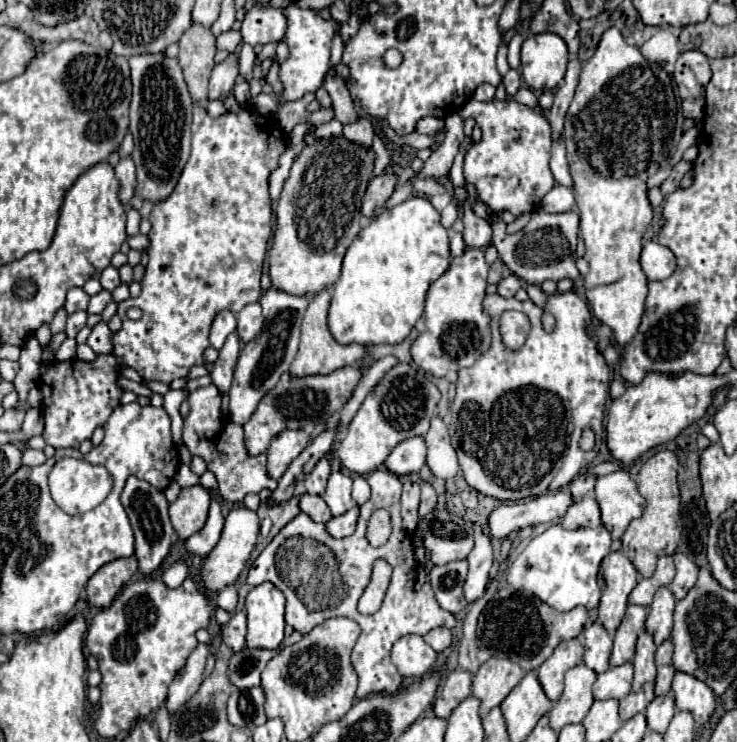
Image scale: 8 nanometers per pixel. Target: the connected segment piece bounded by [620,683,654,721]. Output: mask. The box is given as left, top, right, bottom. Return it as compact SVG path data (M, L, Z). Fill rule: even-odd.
M654 683L642 685L642 689L636 691L636 693L634 691L628 693L624 699L620 699L620 717L622 717L622 721L634 717L636 713L642 713L652 699L654 699Z

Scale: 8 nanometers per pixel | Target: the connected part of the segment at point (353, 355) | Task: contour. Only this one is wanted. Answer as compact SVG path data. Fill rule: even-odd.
M330 287L322 289L320 293L314 295L314 299L310 301L304 321L302 321L302 335L300 335L300 347L296 353L296 359L290 365L290 373L296 377L304 377L304 375L326 375L332 373L340 367L346 365L354 365L356 361L362 359L364 355L364 347L358 343L350 343L350 345L340 345L332 333L328 331L326 325L326 315L328 315L328 307L330 307Z

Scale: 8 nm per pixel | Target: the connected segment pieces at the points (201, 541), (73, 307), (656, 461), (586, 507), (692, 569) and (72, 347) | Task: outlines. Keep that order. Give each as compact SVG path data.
M212 501L210 515L208 515L208 521L206 521L204 529L200 529L198 533L194 533L192 537L188 537L184 541L184 547L188 549L188 553L206 557L216 547L216 543L220 539L220 533L222 533L222 525L224 525L224 517L220 513L220 505L216 501Z
M74 287L74 289L70 289L64 307L66 307L68 315L70 315L70 313L74 313L74 311L86 309L86 307L88 307L88 301L90 301L90 295L88 295L82 287Z
M658 451L652 455L640 469L638 473L638 489L642 497L646 499L646 507L640 519L634 519L626 533L622 535L622 553L634 563L638 573L642 577L652 577L656 569L656 561L662 555L672 553L674 545L681 537L681 529L678 525L680 518L680 491L678 491L678 481L676 481L676 469L678 469L678 457L672 451Z
M582 497L580 501L572 503L562 519L562 527L576 529L576 527L598 527L600 521L600 507L594 497Z
M682 553L674 555L674 563L676 563L676 577L668 587L676 599L682 599L694 587L696 577L698 577L698 567Z
M66 339L60 345L60 349L56 351L56 361L68 361L76 357L76 341L74 339Z

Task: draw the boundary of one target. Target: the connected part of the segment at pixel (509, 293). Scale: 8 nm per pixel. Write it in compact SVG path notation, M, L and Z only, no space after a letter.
M508 275L498 283L498 293L502 297L514 297L518 289L520 289L520 279L516 275Z

